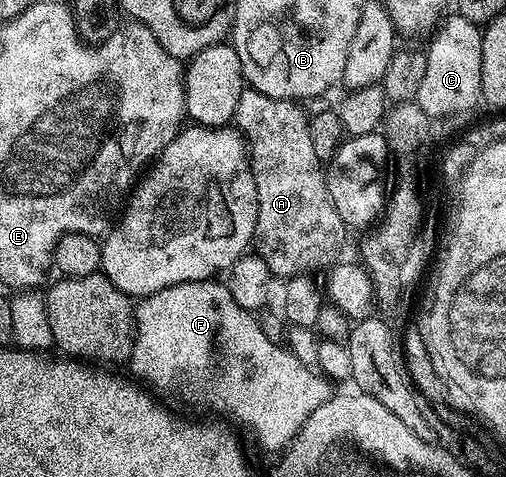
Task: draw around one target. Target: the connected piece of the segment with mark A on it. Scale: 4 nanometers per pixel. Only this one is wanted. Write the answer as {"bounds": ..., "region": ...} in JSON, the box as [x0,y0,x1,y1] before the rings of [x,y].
{"bounds":[233,89,349,280],"region":[[[245,89],[233,120],[243,142],[247,144],[247,154],[251,156],[251,172],[257,185],[257,225],[253,240],[254,254],[269,268],[272,276],[280,280],[311,277],[314,271],[326,272],[340,258],[343,238],[349,234],[341,213],[333,205],[327,188],[325,164],[317,157],[313,141],[309,137],[309,115],[303,112],[298,102],[290,99],[274,99],[260,91]]]}

